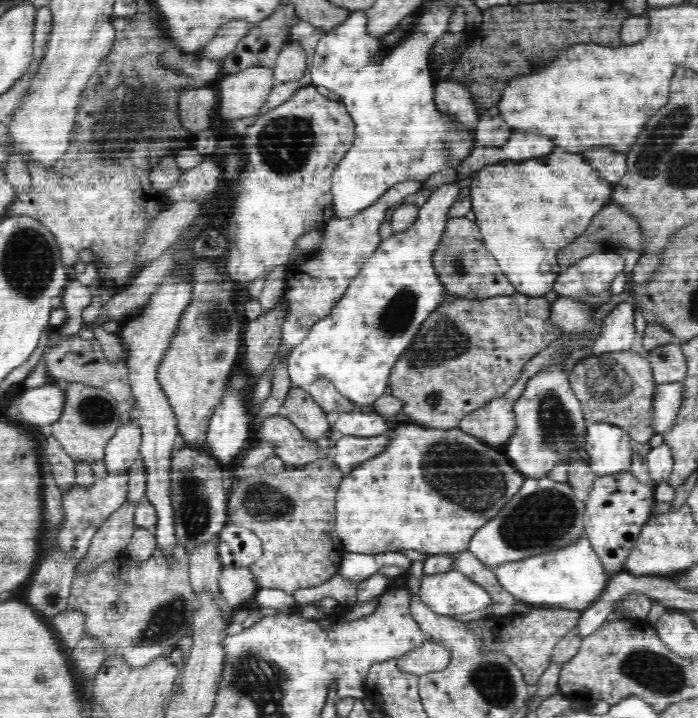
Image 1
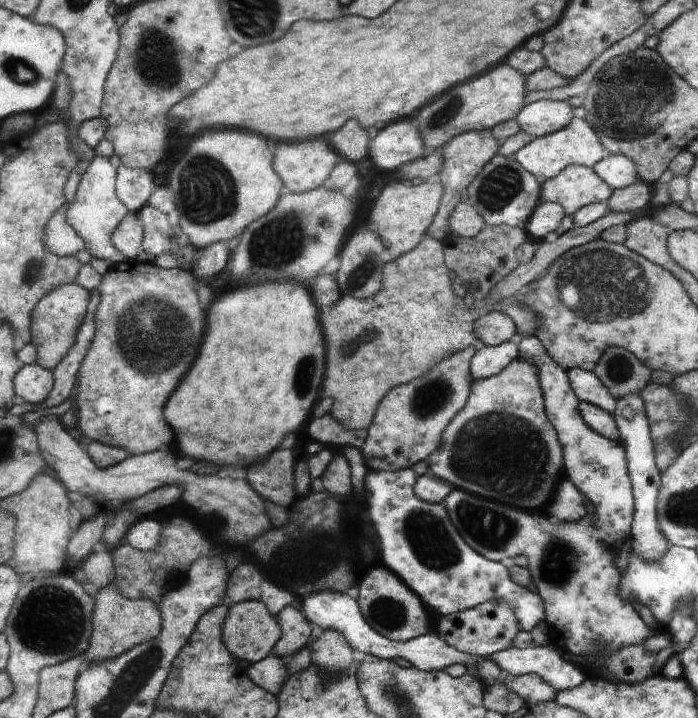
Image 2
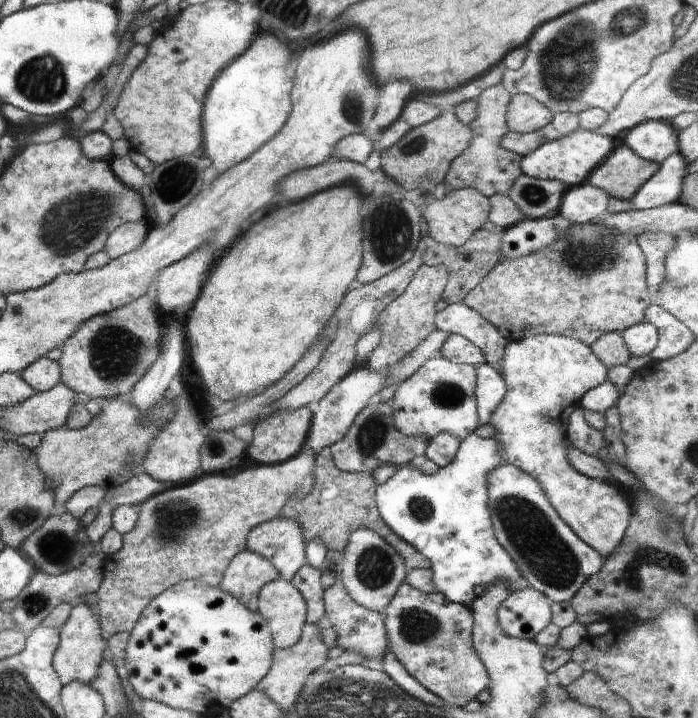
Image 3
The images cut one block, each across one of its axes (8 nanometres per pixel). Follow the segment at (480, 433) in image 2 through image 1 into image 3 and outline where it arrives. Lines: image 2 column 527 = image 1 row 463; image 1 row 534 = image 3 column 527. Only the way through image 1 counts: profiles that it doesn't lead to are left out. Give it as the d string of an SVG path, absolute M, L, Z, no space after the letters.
M545 334L509 341L503 352L502 366L502 377L507 383L507 396L495 410L490 424L496 428L494 438L503 446L506 464L531 474L543 486L560 518L563 518L588 546L595 547L604 558L614 556L622 548L626 528L630 528L630 506L626 512L626 500L616 488L616 484L581 475L567 458L567 450L570 452L570 438L567 436L570 416L576 408L582 407L582 398L592 388L608 380L608 368L587 343L562 335Z

